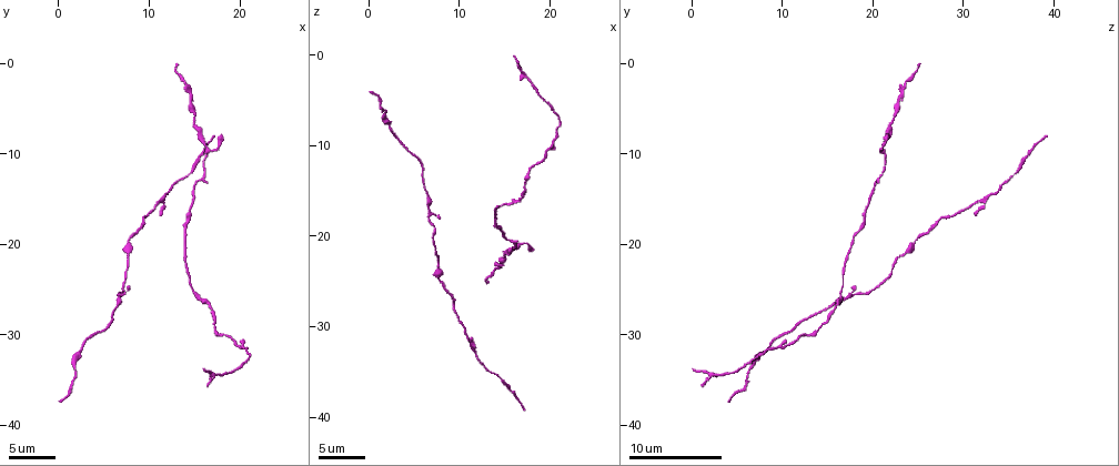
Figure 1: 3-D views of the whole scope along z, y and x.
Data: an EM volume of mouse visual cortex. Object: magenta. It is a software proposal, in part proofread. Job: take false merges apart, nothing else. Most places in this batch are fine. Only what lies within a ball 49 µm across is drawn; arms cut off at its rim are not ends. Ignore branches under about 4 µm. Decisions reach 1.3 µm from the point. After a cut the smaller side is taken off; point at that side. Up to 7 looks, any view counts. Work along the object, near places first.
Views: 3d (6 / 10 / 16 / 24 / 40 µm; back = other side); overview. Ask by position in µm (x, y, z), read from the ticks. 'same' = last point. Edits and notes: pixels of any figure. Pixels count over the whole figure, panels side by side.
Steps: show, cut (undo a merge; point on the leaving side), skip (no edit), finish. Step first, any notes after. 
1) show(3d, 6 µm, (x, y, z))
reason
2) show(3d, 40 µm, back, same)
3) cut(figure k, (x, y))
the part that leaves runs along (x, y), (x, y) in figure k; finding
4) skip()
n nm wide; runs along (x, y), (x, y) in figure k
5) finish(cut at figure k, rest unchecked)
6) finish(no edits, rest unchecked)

show(3d, 6 µm, (7.8, 19.8, 24.2))
calibre changes

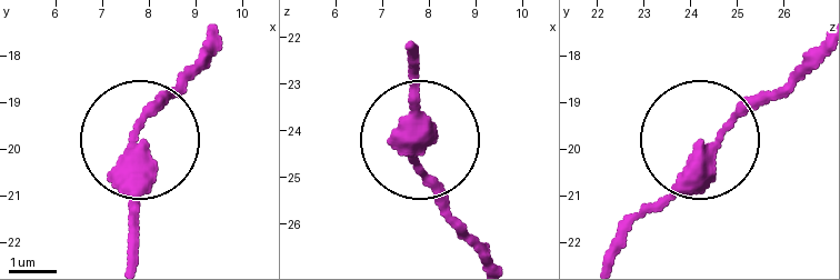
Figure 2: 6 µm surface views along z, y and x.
skip()
runs along (606, 261), (693, 153), (809, 62) in figure 2; all the same neuron

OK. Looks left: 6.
show(3d, 16 µm, (10.8, 15.6, 31.0))
calibre changes

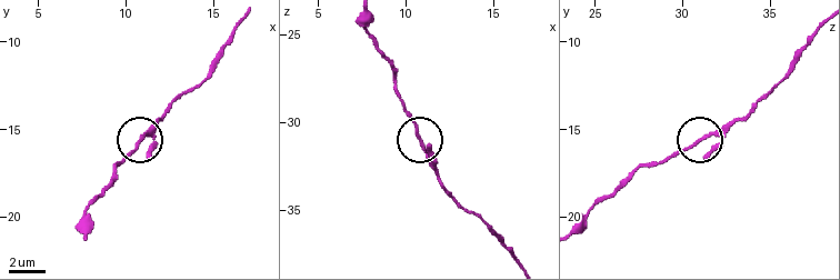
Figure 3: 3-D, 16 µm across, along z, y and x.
skip()
runs along (82, 236), (86, 209), (111, 178), (114, 164), (158, 121) in figure 3; one neuron here

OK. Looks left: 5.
show(3d, 10 µm, (14.2, 22.4, 17.0))

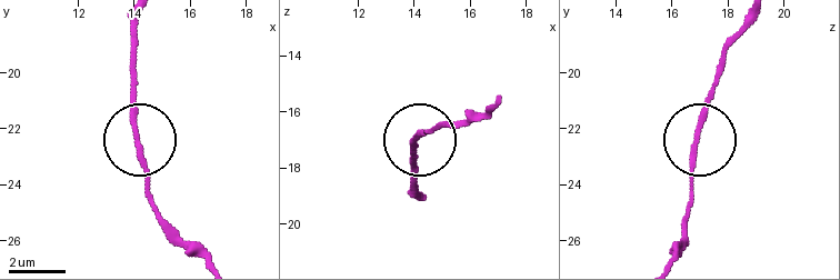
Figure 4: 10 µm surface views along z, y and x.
skip()
one neuron here

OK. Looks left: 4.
finish(no edits, rest unchecked)

